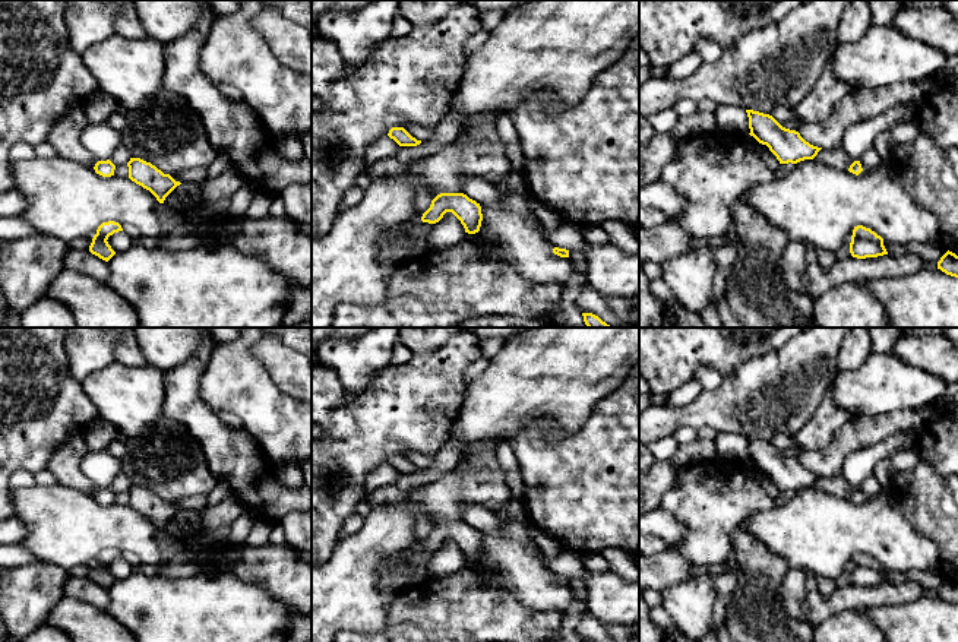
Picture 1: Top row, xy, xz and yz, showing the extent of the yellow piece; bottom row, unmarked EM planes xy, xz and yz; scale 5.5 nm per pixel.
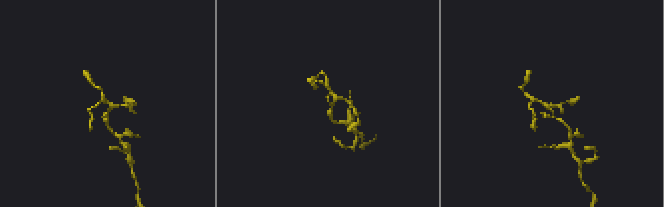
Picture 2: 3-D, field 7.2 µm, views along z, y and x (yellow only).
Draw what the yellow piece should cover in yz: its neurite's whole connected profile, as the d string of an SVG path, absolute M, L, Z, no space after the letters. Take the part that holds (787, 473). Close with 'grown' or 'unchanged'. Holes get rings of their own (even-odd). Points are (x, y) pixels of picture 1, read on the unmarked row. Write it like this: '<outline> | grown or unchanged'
M746 437L750 464L766 472L780 491L813 487L822 475L806 469L799 459L782 455L772 443Z | unchanged

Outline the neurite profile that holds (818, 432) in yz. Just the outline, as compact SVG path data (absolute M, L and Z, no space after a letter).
M832 386L825 390L823 398L806 424L791 436L802 450L823 450L829 446L834 434L856 415L835 405Z

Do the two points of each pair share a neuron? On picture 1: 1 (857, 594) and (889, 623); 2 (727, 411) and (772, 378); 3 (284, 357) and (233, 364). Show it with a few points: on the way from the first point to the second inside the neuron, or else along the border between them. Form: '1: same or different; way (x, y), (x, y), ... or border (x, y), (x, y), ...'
1: different; border (906, 601), (872, 606), (865, 610)
2: same; way (739, 405), (751, 399), (761, 389)
3: different; border (253, 342), (253, 356), (280, 388)

